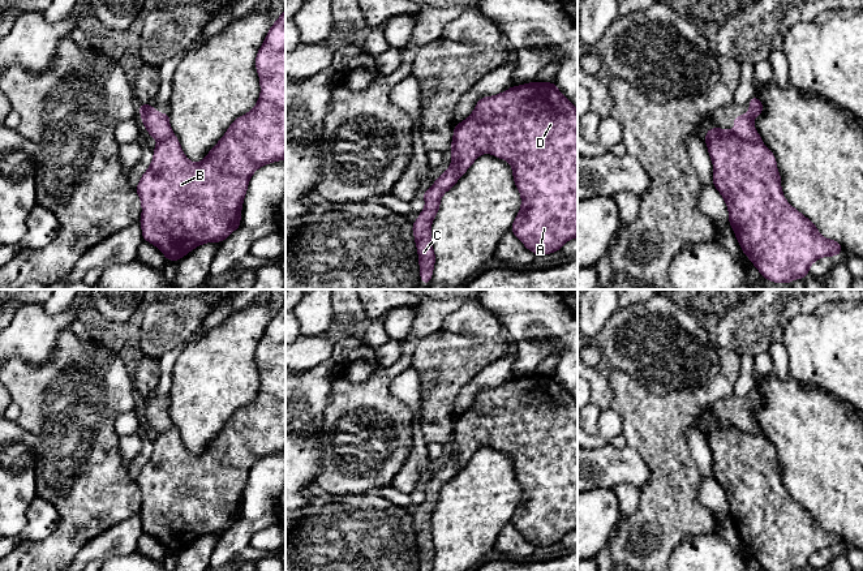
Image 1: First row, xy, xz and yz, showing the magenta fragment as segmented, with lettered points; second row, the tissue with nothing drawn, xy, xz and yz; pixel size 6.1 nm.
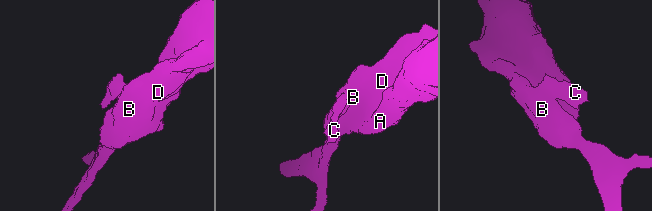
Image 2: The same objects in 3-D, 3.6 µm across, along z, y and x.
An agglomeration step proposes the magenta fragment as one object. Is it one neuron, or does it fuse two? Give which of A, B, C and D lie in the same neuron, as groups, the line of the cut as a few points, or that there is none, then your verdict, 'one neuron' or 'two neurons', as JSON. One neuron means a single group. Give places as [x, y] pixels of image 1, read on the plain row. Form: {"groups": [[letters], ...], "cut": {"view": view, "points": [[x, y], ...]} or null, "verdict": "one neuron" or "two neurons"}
{"groups": [["A", "B", "D"], ["C"]], "cut": {"view": "yz", "points": [[731, 424], [761, 436]]}, "verdict": "two neurons"}

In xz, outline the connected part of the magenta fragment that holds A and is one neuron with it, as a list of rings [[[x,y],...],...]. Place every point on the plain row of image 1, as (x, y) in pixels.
[[[534,373],[481,390],[471,408],[455,417],[450,442],[451,456],[460,468],[481,446],[493,446],[511,456],[514,473],[521,488],[521,499],[511,523],[536,548],[555,545],[568,532],[578,529],[578,402],[557,377]]]

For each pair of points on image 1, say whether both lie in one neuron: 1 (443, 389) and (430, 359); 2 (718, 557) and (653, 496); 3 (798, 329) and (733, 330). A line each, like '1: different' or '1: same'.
1: same
2: different
3: different

